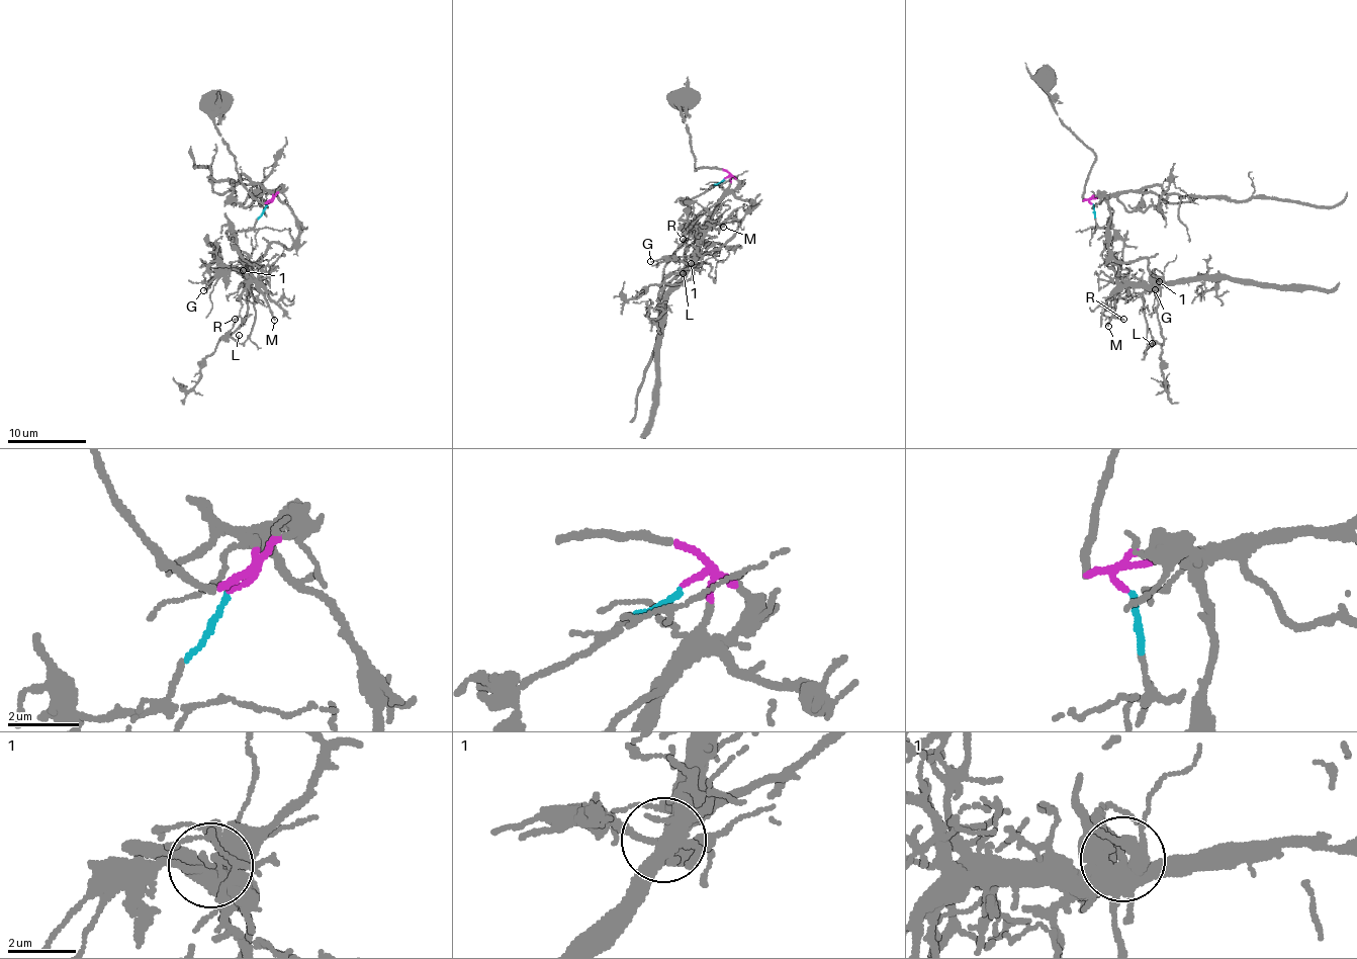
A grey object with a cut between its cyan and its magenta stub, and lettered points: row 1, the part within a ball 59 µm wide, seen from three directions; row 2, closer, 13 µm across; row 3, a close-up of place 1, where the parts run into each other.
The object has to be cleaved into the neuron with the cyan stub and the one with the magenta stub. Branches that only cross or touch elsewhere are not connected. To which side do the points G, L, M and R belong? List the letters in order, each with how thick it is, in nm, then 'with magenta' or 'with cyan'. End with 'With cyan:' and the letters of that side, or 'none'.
G: 110 nm thick; with magenta
L: 130 nm thick; with magenta
M: 160 nm thick; with cyan
R: 170 nm thick; with cyan
With cyan: M, R

